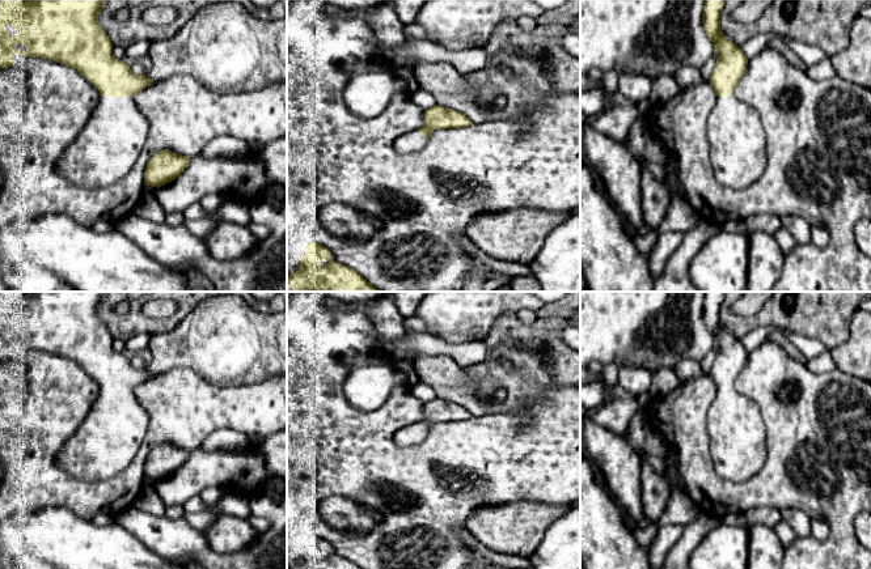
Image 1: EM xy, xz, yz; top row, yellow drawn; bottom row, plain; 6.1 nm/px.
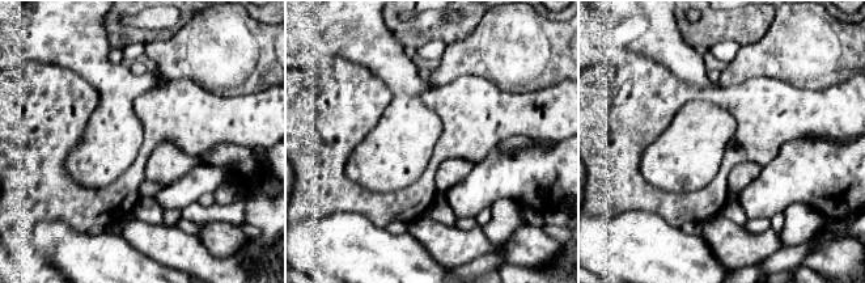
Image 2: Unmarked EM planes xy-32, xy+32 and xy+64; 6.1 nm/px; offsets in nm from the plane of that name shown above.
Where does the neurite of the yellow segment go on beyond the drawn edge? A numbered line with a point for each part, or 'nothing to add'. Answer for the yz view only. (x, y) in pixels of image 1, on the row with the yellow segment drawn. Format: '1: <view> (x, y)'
1: yz (738, 147)

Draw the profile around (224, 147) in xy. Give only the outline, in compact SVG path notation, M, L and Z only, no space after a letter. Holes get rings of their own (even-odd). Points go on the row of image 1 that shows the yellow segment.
M219 136L204 147L202 154L206 158L232 158L246 157L250 150L250 145L234 136Z

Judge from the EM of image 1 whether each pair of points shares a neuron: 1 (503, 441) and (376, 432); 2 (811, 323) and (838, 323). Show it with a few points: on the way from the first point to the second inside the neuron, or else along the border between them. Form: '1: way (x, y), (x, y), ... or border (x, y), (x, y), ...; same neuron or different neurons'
1: way (470, 457), (406, 457); same neuron
2: way (817, 323), (832, 323); same neuron

